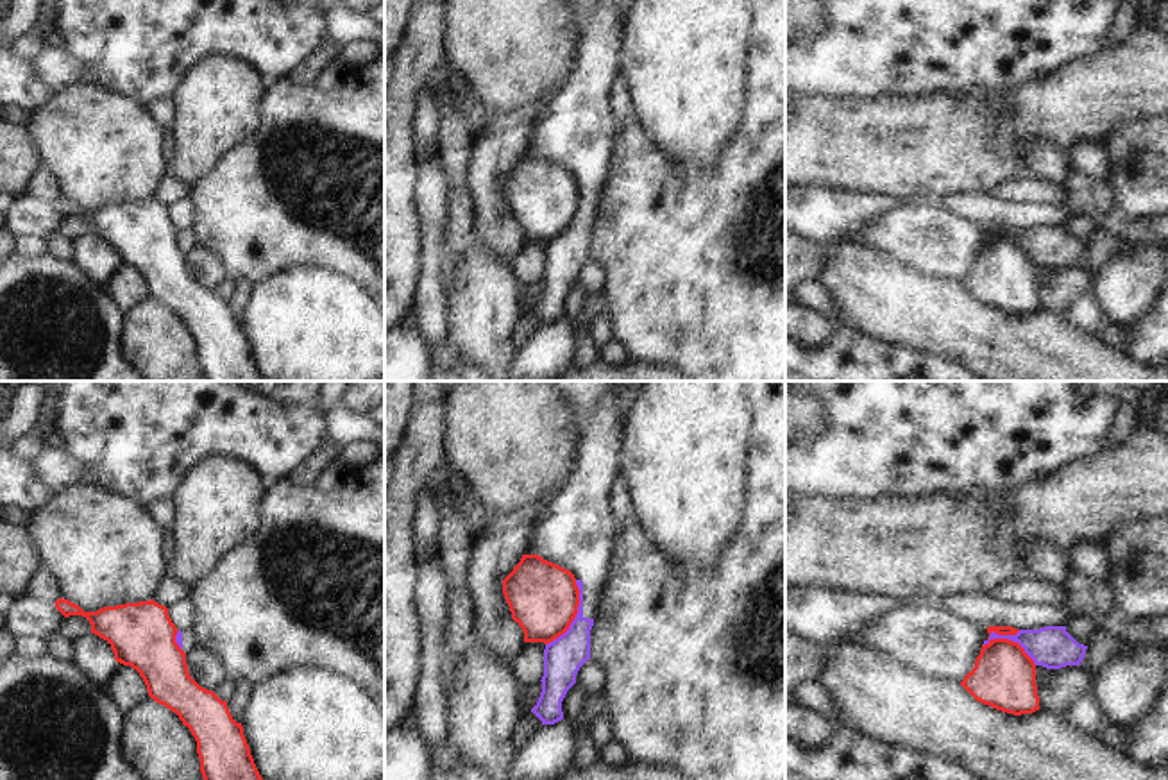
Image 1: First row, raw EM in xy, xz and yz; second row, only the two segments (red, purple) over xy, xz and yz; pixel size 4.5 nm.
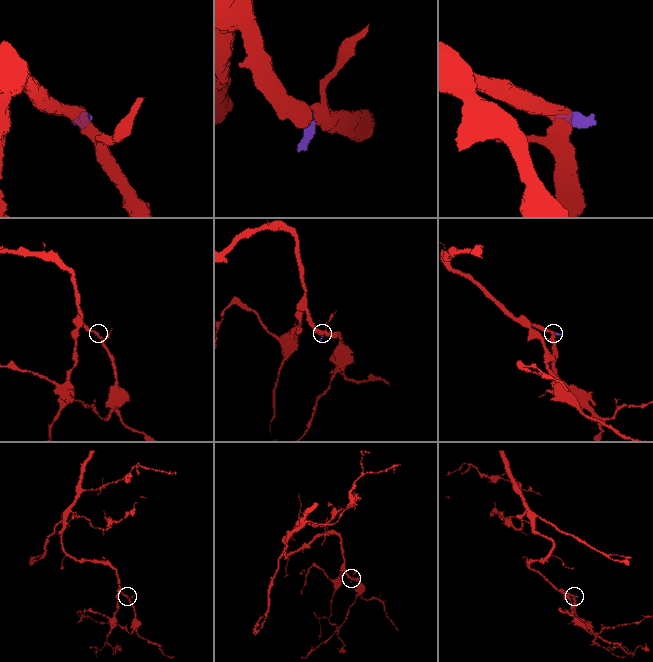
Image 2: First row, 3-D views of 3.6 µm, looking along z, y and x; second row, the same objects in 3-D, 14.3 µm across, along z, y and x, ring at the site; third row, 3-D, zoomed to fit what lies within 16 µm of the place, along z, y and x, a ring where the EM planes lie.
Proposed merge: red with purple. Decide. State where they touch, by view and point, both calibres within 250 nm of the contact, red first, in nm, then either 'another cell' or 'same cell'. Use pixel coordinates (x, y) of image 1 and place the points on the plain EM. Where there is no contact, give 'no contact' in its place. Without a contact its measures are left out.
meets red in yz at (1011, 240); 280 nm thick on the red side, 190 nm on the other; another cell

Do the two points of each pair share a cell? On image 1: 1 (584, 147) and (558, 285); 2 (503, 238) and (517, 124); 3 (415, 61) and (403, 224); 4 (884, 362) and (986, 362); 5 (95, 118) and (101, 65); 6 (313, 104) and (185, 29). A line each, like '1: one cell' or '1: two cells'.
1: one cell
2: one cell
3: one cell
4: two cells
5: two cells
6: two cells

